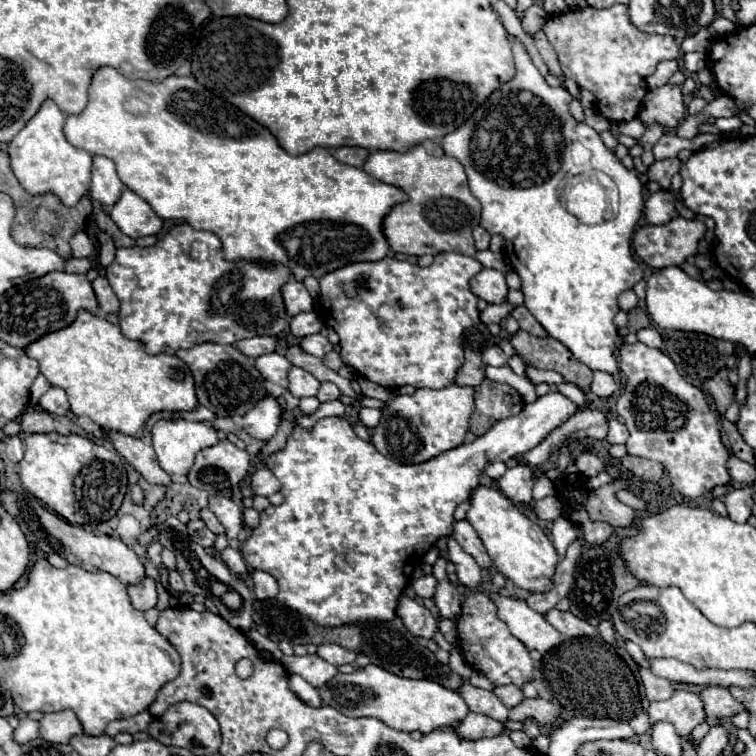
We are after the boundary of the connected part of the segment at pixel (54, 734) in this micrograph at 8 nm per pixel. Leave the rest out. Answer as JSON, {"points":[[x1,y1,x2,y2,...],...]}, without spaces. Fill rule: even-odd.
{"points":[[64,710,56,714,44,714,40,720,40,738,46,742,68,744,76,734,82,734,82,726,74,712]]}

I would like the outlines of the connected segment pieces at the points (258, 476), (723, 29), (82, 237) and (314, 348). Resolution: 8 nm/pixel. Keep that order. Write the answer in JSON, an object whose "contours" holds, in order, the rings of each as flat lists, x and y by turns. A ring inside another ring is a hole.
{"contours":[[[260,468,252,474,252,492,258,496,270,496,274,492,280,490,280,482,278,478,268,470,268,468]],[[718,16,710,26,708,26,708,30,712,32,712,34,730,34,730,32,734,32,736,30,736,24,732,22,732,20,728,20,728,18,724,18,724,16]],[[78,232,70,238,70,248,72,248,74,258,86,258,86,256,90,256,94,246,92,246,90,238,86,236,86,232]],[[310,334,310,336,304,336,304,338,300,340,300,346,302,346,304,352,308,352,308,354,312,354,312,356,316,356,316,358,324,358,324,354,330,352,330,346,332,346,332,344,330,344,328,338,322,336,322,334]]]}

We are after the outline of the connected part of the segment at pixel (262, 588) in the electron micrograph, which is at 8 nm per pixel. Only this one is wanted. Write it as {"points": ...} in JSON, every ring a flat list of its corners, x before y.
{"points":[[254,570,252,582,254,582,254,594,258,600,268,600,278,594,278,582,264,570]]}

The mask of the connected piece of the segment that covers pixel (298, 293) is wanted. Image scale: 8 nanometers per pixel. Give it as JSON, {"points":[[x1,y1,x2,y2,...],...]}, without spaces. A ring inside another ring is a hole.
{"points":[[292,278,284,284,284,302,286,302,286,310,290,316,300,314,300,312,308,312,312,310,312,296,308,294,304,282]]}

